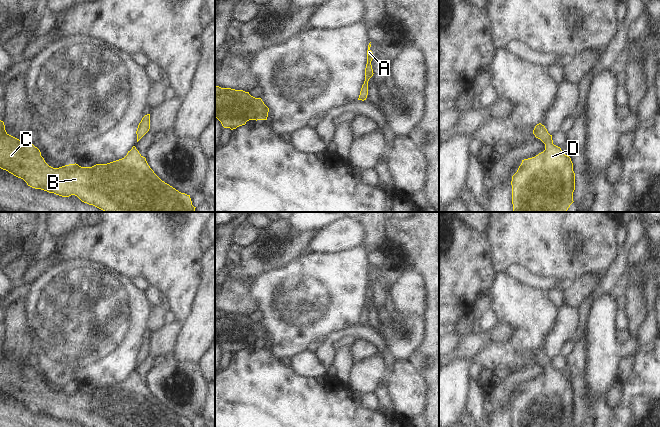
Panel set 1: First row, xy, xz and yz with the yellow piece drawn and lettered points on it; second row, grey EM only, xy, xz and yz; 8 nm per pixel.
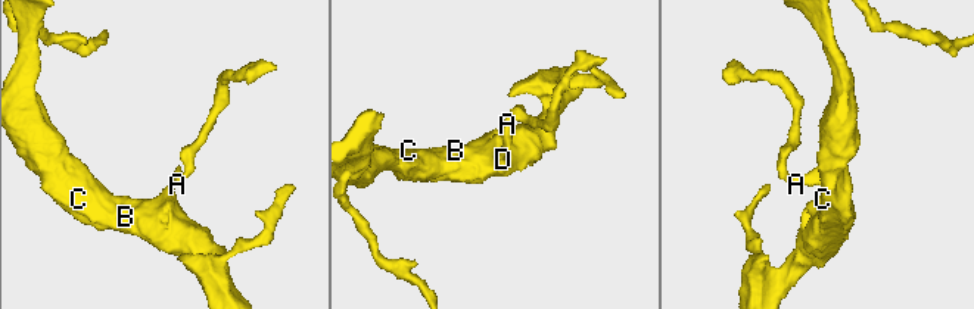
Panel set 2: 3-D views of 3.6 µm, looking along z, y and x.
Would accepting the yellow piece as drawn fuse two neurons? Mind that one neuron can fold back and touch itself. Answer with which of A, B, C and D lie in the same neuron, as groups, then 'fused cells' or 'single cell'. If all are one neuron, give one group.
A B C D | single cell

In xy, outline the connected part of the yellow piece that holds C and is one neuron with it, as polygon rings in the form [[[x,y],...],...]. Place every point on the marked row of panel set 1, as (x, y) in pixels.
[[[0,120],[0,168],[23,179],[32,188],[62,197],[75,195],[82,202],[93,205],[104,212],[195,212],[196,208],[192,205],[190,195],[179,192],[154,173],[146,158],[139,153],[135,146],[128,151],[124,158],[107,164],[81,167],[75,163],[53,168],[45,162],[40,150],[32,143],[29,141],[22,143],[19,139],[9,135],[5,130],[4,122]]]

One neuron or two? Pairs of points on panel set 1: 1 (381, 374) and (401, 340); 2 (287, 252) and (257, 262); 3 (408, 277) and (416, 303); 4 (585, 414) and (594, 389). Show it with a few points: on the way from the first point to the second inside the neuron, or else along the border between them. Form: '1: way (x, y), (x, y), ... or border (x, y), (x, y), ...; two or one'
1: border (396, 359), (407, 360); two
2: way (280, 252), (268, 262), (264, 262); one
3: way (409, 283), (410, 297); one
4: border (585, 374), (588, 395), (594, 402); two

